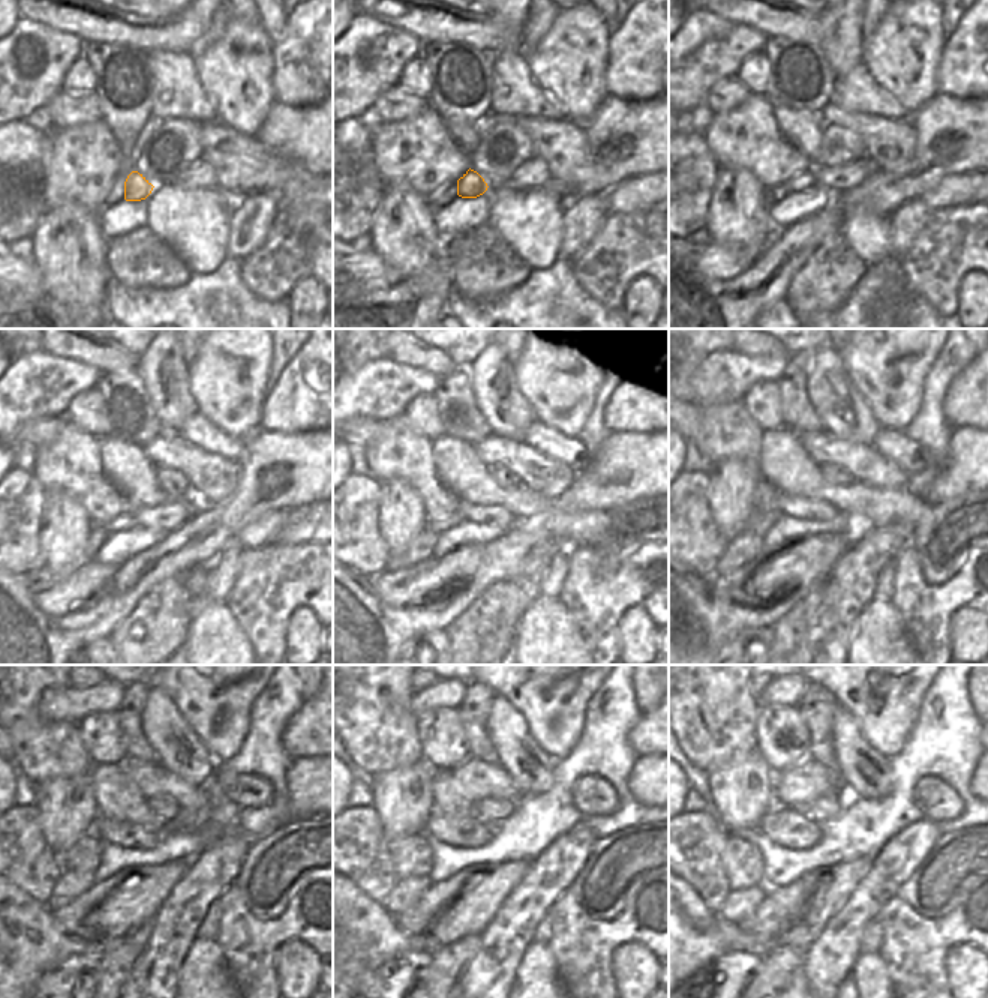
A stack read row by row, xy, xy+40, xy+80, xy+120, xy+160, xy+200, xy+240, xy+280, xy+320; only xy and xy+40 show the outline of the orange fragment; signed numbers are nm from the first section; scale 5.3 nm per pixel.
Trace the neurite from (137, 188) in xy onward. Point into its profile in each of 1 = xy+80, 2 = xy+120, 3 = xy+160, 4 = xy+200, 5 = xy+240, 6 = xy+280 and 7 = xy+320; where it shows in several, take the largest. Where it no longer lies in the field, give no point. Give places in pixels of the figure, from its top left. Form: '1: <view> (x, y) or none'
1: xy+80 (807, 180)
2: xy+120 (125, 521)
3: xy+160 (455, 520)
4: xy+200 (760, 521)
5: xy+240 (84, 856)
6: xy+280 (411, 856)
7: xy+320 (742, 862)

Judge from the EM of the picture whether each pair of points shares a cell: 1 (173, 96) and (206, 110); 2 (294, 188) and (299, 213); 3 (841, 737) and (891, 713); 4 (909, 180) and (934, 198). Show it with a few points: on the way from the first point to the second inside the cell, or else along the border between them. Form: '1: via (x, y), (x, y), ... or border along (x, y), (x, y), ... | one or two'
1: via (180, 96), (198, 107) | one
2: border along (282, 200), (317, 201) | two
3: border along (838, 704), (858, 722), (862, 736), (882, 755) | two
4: border along (955, 174), (945, 176), (918, 197) | two

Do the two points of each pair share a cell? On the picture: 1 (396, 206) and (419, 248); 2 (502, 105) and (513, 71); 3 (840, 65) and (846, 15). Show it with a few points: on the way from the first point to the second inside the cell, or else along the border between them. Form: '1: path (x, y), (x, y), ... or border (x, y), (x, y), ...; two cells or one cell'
1: path (404, 216), (404, 233), (408, 237); one cell
2: path (510, 96), (513, 93), (513, 80); one cell
3: path (841, 53), (841, 27); one cell

